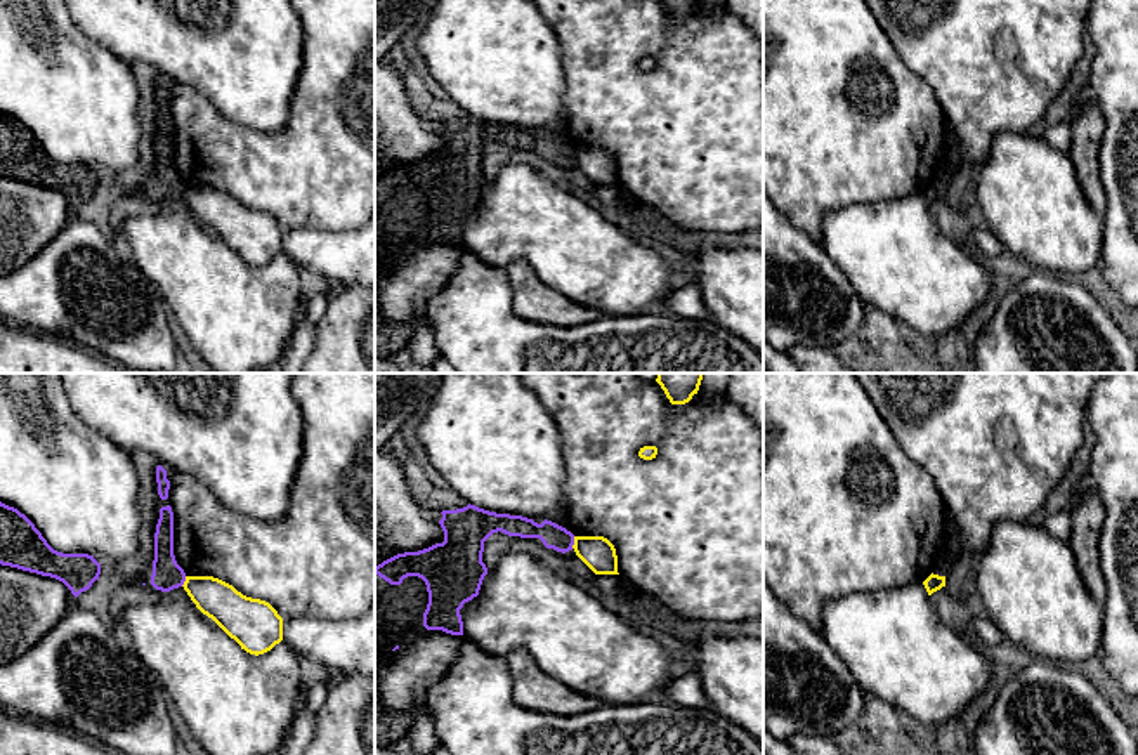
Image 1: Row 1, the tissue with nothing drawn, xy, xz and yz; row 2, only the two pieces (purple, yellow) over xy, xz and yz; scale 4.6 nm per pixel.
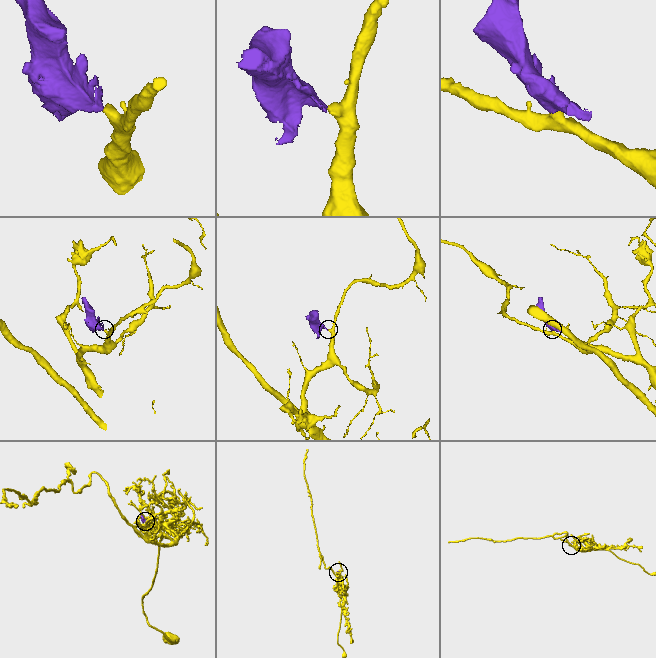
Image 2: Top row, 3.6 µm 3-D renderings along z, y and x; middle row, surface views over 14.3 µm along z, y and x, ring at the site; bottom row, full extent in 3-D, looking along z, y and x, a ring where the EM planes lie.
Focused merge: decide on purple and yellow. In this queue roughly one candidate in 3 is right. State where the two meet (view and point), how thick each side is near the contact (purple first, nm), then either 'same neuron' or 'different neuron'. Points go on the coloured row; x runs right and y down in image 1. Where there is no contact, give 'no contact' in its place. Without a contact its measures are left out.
xz (573, 542) | 120/160 nm | different neuron

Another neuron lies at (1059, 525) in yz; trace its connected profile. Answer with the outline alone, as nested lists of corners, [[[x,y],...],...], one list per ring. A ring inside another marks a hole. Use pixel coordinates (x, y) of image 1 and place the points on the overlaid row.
[[[1058,512],[1058,514],[1050,515],[1044,521],[1044,529],[1051,536],[1069,543],[1070,538],[1072,538],[1072,517],[1070,517],[1070,512]]]

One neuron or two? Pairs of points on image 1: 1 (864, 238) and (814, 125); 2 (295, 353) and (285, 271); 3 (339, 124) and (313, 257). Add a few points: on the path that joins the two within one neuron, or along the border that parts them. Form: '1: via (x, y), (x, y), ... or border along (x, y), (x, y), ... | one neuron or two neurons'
1: border along (889, 198), (830, 209), (823, 217), (821, 235) | two neurons
2: border along (300, 316), (290, 346), (283, 354) | two neurons
3: border along (356, 228), (342, 231), (292, 228), (283, 233) | two neurons

